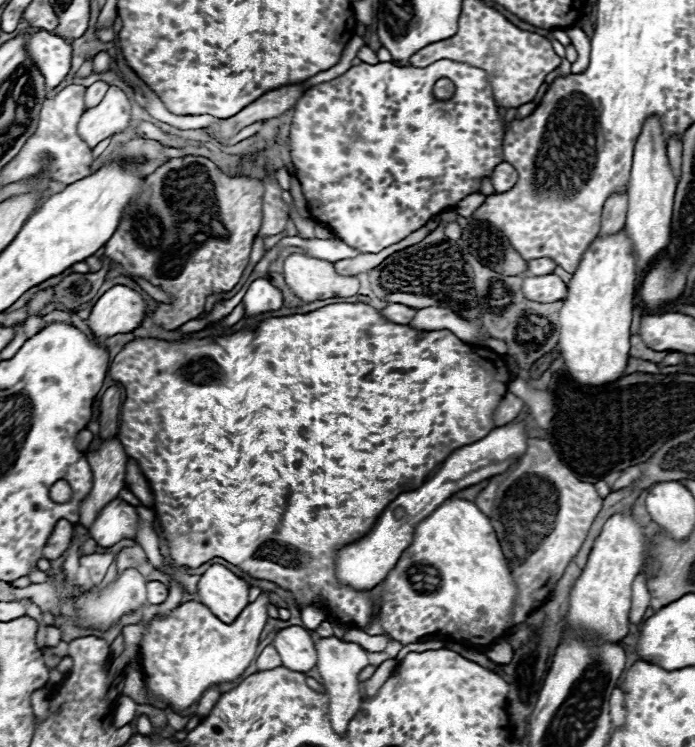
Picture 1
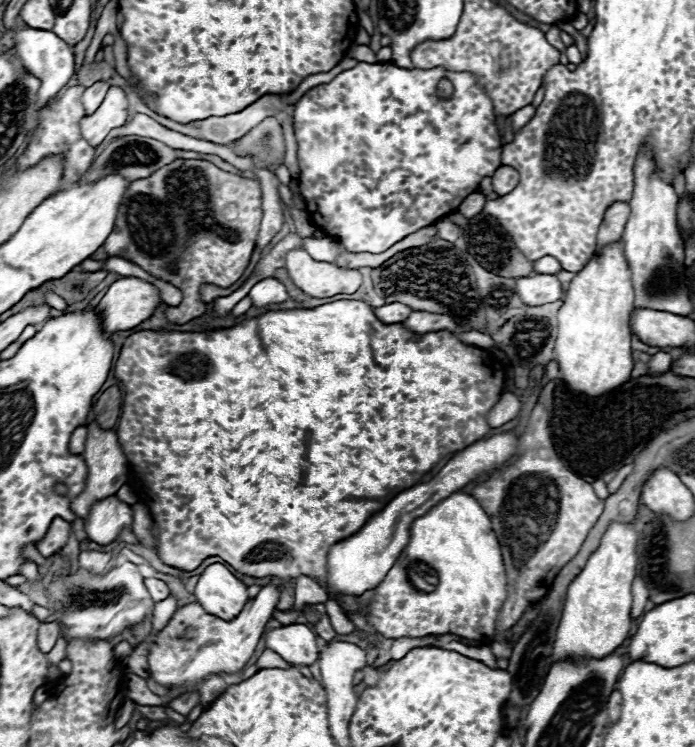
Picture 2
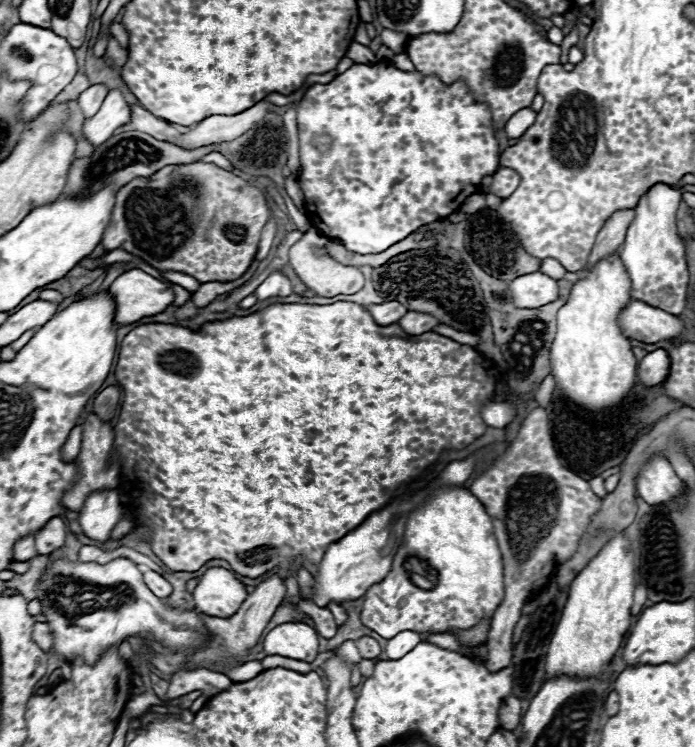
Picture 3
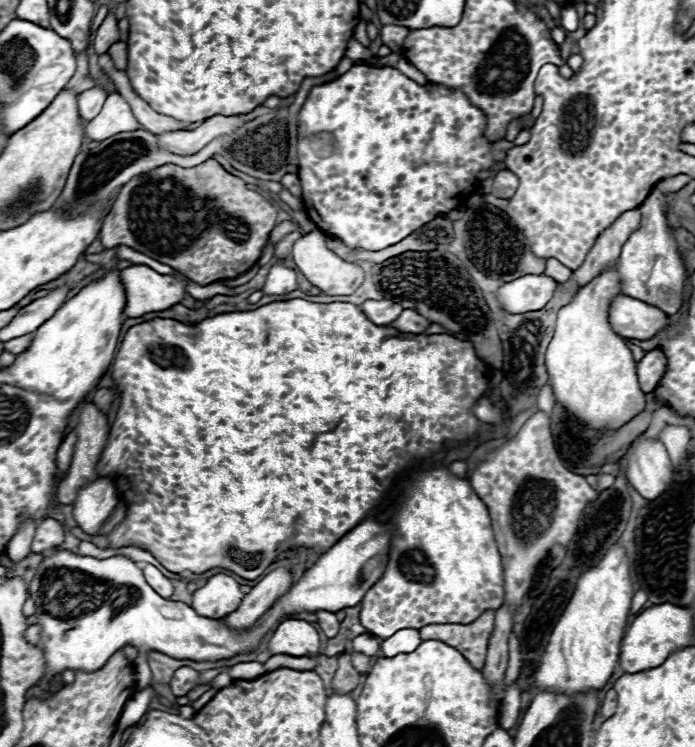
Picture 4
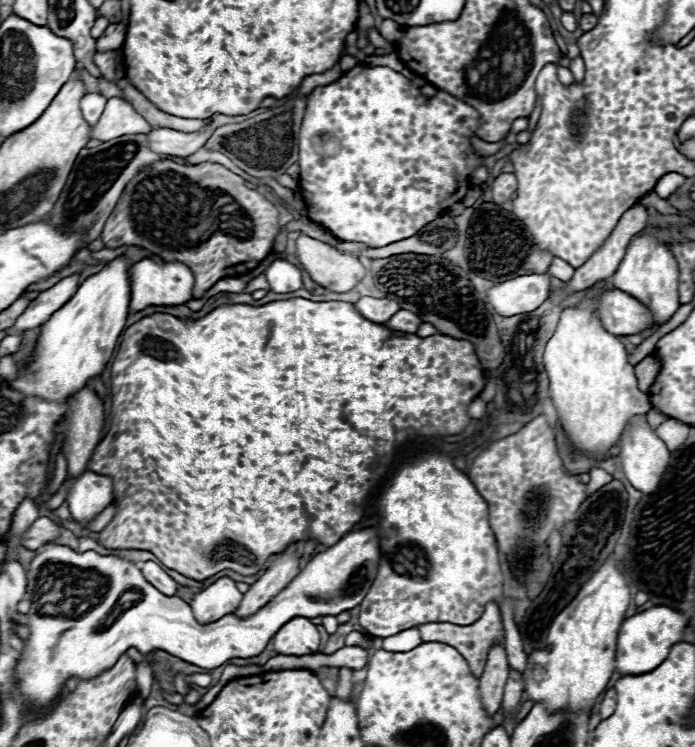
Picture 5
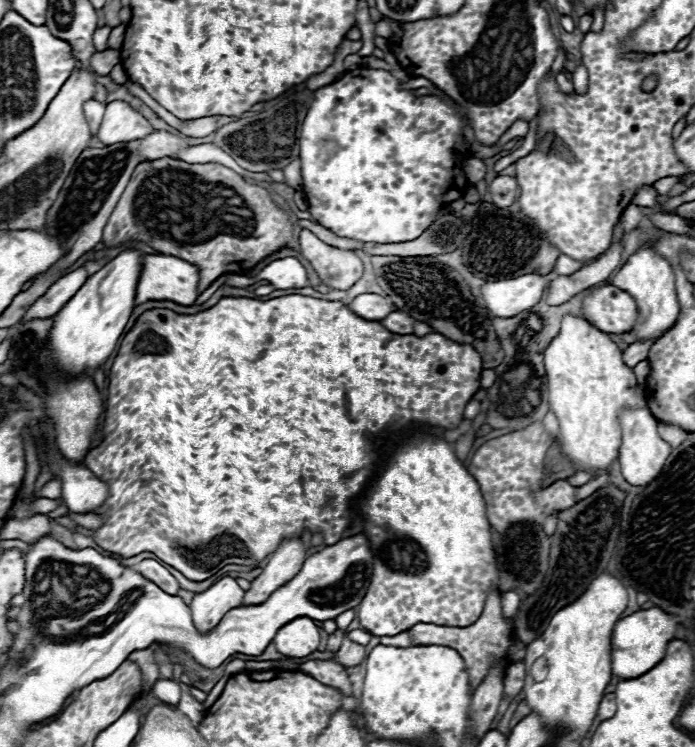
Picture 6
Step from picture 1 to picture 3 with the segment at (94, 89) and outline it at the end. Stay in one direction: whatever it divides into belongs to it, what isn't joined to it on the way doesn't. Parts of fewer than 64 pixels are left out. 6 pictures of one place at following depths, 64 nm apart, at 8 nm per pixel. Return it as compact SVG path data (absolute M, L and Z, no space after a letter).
M94 84L94 86L90 86L88 90L84 90L78 96L78 104L80 104L80 108L82 108L82 112L84 112L86 118L94 116L100 110L106 94L108 94L108 88L104 84Z

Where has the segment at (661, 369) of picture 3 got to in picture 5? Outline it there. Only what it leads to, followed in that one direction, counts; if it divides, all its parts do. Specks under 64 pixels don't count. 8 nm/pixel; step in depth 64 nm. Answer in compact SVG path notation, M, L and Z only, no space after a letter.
M654 354L646 356L642 362L636 364L636 376L638 376L638 386L642 392L648 392L650 386L654 384L654 378L658 376L658 358Z

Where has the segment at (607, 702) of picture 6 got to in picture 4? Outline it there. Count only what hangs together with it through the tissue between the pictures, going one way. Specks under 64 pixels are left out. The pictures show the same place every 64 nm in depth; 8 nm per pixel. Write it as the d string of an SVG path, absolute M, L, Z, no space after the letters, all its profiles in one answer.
M608 690L606 698L604 698L604 704L602 704L602 716L610 718L614 712L616 712L616 692Z

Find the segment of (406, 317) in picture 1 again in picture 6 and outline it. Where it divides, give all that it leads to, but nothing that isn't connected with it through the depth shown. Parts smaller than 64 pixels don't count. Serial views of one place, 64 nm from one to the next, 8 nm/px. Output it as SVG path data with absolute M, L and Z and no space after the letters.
M360 294L350 308L364 320L382 320L386 314L394 312L394 306L388 298L378 296L378 294Z

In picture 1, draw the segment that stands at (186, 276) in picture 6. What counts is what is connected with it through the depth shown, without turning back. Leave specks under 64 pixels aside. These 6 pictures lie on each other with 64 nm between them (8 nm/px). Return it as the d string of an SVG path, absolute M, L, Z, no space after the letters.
M114 286L96 302L86 324L96 338L104 340L114 334L132 332L142 322L144 316L146 316L144 296L132 288Z

